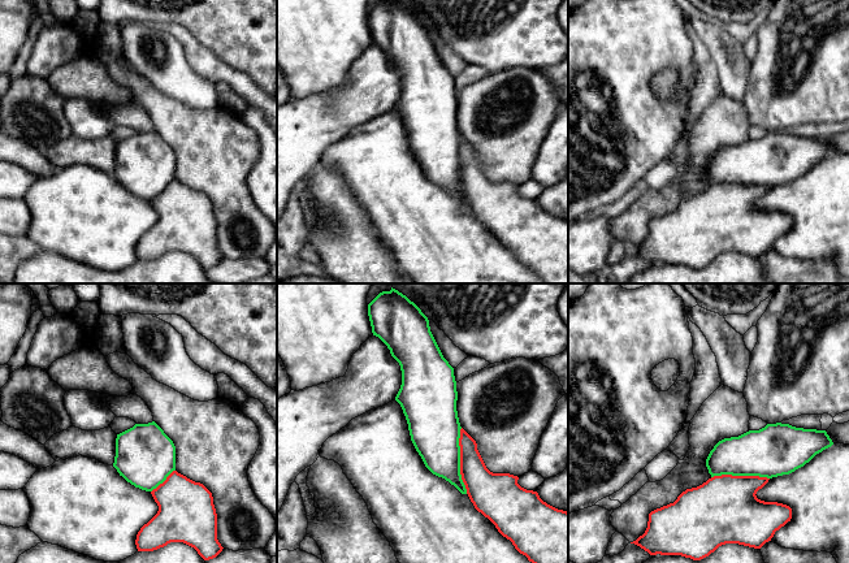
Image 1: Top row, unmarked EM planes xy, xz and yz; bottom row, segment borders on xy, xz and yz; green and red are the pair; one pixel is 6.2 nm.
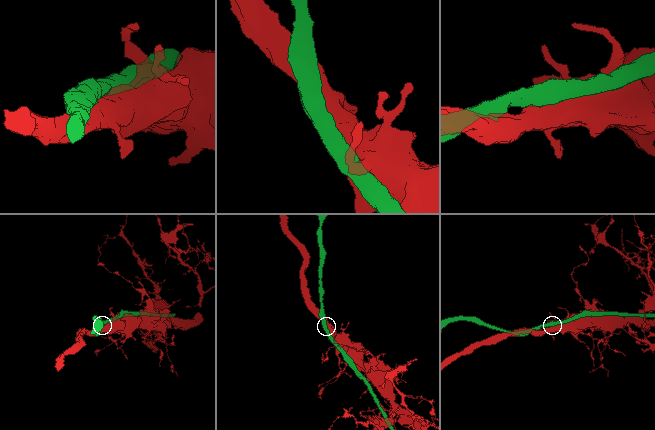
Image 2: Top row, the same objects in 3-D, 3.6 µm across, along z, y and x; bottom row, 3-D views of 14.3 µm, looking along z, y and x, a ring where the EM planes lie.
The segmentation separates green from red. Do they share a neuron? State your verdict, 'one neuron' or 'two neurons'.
two neurons

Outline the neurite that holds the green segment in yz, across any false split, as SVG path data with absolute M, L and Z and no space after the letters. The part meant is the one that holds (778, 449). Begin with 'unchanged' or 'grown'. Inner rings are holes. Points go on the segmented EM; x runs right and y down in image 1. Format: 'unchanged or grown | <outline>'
unchanged | M781 423L767 424L759 430L719 441L706 459L706 467L711 477L732 475L772 478L794 472L832 445L826 430L796 428Z

